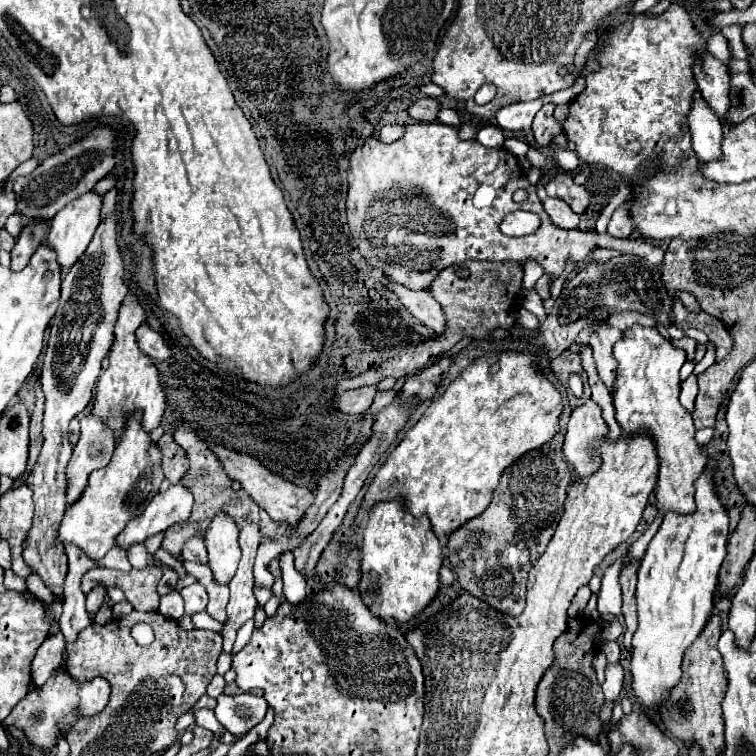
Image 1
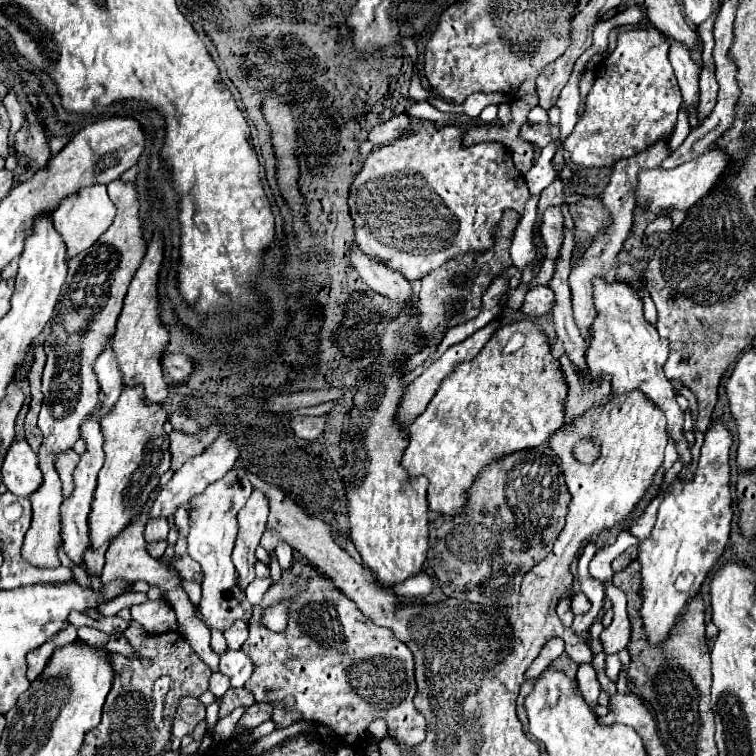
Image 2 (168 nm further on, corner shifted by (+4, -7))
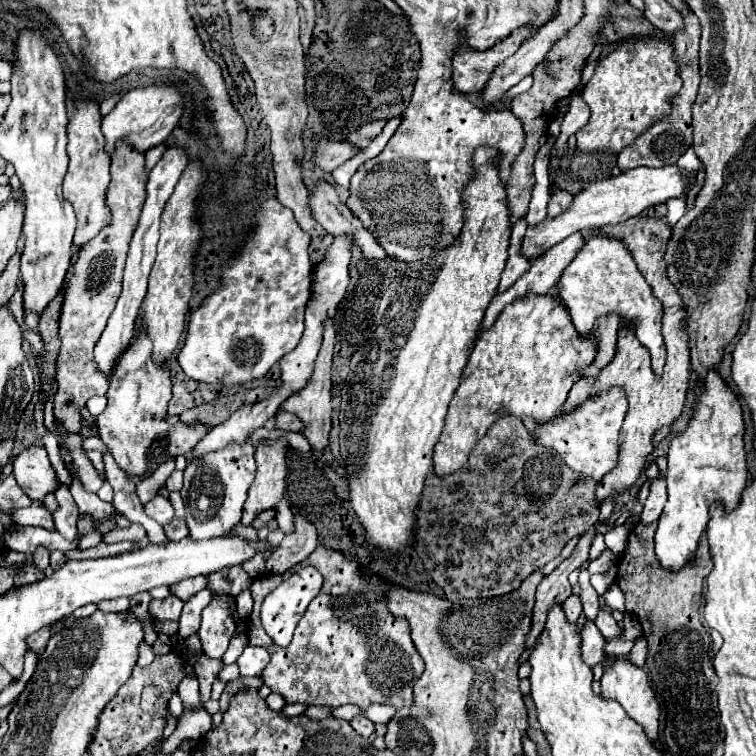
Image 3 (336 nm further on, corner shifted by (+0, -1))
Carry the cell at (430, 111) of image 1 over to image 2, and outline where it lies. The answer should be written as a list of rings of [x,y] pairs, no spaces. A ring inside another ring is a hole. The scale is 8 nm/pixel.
[[[400,113],[400,115],[396,115],[396,117],[392,117],[390,121],[376,125],[376,127],[368,133],[368,141],[372,141],[374,145],[394,143],[396,139],[400,139],[400,137],[406,135],[410,123],[412,123],[410,117],[408,117],[406,113]]]

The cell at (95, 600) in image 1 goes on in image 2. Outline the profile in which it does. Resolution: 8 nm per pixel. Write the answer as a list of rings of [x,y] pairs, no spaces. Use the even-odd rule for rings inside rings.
[[[100,547],[98,551],[90,551],[86,549],[86,557],[84,557],[84,563],[88,567],[88,571],[92,571],[96,577],[100,575],[100,569],[104,567],[104,553],[106,553],[106,547]]]

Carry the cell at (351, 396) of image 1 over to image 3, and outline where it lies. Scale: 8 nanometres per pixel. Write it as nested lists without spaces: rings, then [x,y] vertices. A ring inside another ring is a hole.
[[[280,411],[276,415],[276,429],[282,429],[282,431],[300,431],[302,429],[302,421],[298,419],[298,415],[294,413],[286,413],[286,411]]]

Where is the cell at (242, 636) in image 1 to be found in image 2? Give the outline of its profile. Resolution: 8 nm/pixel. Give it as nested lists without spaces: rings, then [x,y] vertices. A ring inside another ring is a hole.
[[[234,467],[222,479],[208,485],[202,495],[192,497],[188,509],[190,515],[188,553],[196,563],[200,563],[204,571],[200,609],[204,615],[204,623],[220,631],[228,629],[238,619],[248,623],[248,619],[252,617],[252,605],[246,601],[244,593],[236,593],[236,571],[232,563],[232,547],[238,533],[236,515],[248,501],[250,493],[252,493],[252,485],[246,479],[246,469]]]

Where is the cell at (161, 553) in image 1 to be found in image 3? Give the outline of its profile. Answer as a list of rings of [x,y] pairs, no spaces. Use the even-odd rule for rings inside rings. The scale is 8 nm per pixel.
[[[174,517],[170,523],[166,523],[164,525],[164,533],[166,533],[166,537],[172,541],[178,541],[178,539],[184,539],[184,537],[188,537],[188,525],[186,525],[186,521],[184,519],[178,519],[178,517]]]

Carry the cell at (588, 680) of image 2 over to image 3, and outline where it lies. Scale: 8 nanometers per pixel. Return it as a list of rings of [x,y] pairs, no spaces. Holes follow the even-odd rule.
[[[586,621],[582,629],[582,659],[590,667],[594,667],[596,663],[600,663],[602,655],[604,655],[604,637],[594,625],[594,621]]]

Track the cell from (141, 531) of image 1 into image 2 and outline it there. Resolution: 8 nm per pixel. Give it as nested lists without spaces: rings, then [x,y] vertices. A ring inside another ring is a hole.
[[[220,435],[202,455],[192,457],[190,461],[186,461],[168,481],[168,485],[158,493],[158,497],[154,499],[152,507],[150,507],[150,519],[158,519],[158,517],[172,517],[176,513],[178,507],[188,505],[192,495],[200,495],[204,491],[204,487],[208,487],[208,483],[214,483],[216,479],[222,479],[236,463],[238,457],[238,449],[234,445],[234,441],[228,439],[228,435]]]

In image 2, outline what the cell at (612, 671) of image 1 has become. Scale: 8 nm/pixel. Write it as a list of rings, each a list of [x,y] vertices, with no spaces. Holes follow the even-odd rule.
[[[607,655],[606,657],[606,675],[614,682],[617,682],[618,675],[622,669],[622,664],[618,655]]]

